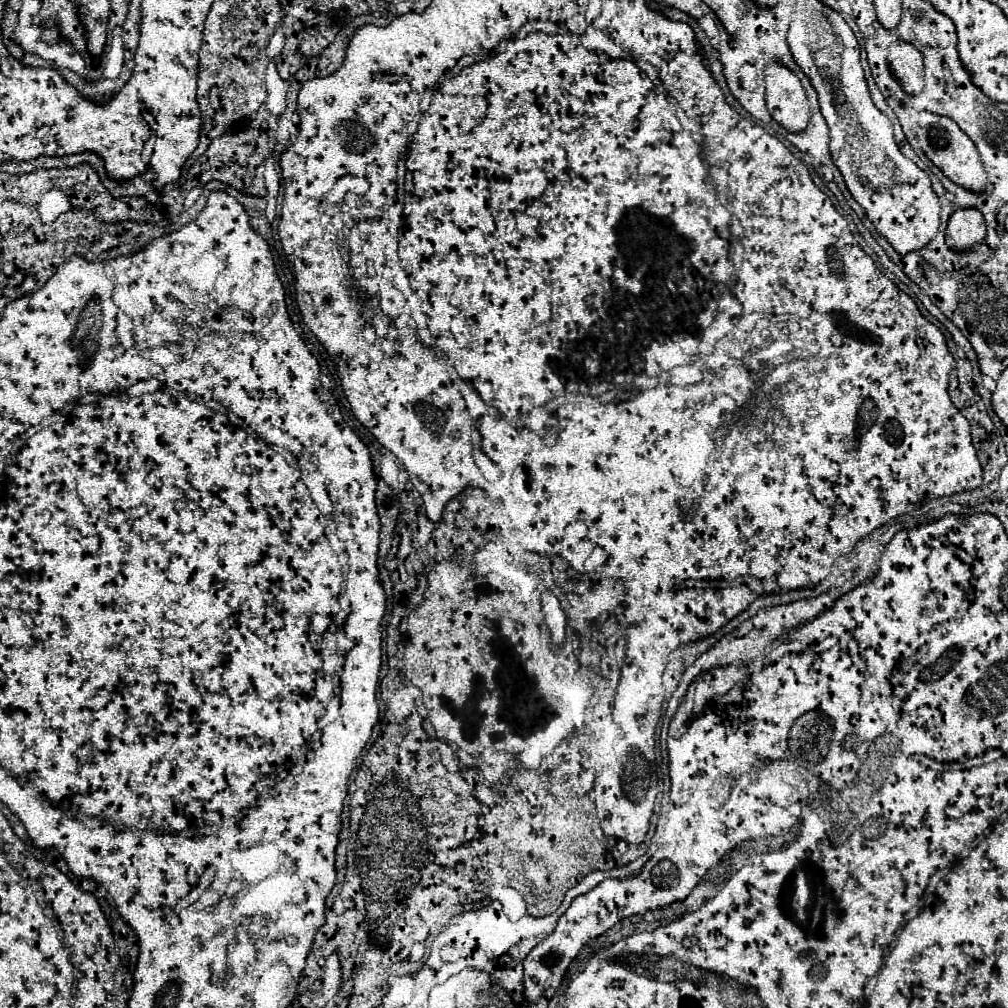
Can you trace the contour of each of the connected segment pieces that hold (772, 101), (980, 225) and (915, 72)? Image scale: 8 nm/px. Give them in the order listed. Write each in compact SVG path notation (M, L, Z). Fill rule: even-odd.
M773 63L765 71L765 83L767 111L773 121L789 131L807 129L811 121L811 109L799 77L789 67Z
M965 207L951 213L947 229L945 229L945 243L957 251L967 251L977 243L983 243L987 237L987 225L983 213Z
M901 43L899 47L893 47L889 53L889 65L891 71L897 75L901 87L909 95L919 95L925 87L923 79L923 55L915 45Z

